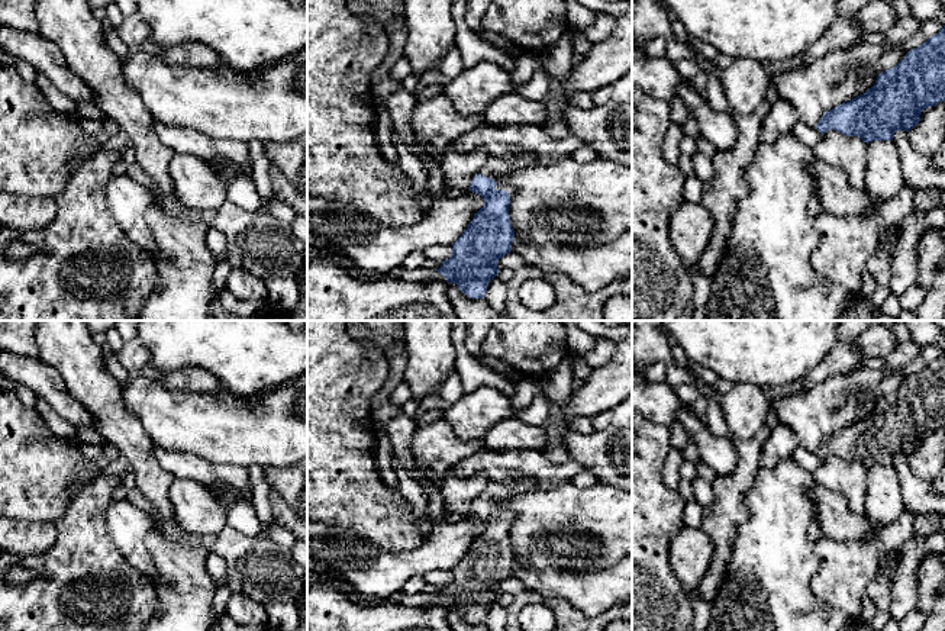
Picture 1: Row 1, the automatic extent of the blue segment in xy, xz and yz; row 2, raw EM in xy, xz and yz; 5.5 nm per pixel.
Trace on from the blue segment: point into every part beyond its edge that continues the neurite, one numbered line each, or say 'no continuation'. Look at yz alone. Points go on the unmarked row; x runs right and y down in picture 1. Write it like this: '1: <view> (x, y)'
1: yz (806, 459)

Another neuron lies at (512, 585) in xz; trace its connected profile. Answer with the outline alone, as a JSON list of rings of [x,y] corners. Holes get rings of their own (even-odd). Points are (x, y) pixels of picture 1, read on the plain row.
[[[510,576],[509,579],[506,579],[504,582],[501,582],[497,587],[497,593],[512,593],[512,595],[519,595],[522,592],[526,590],[526,586],[523,582],[520,582],[519,579]]]

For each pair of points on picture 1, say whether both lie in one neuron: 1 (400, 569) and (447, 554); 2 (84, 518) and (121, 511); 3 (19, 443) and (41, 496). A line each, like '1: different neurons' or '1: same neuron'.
1: same neuron
2: different neurons
3: same neuron

